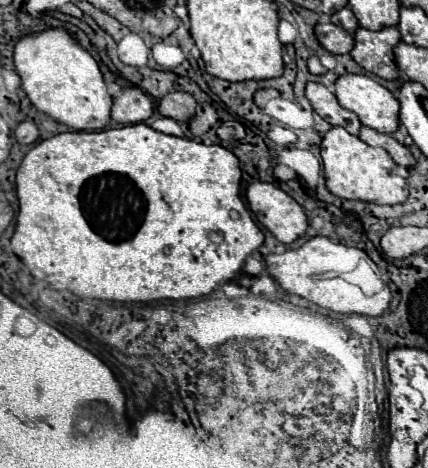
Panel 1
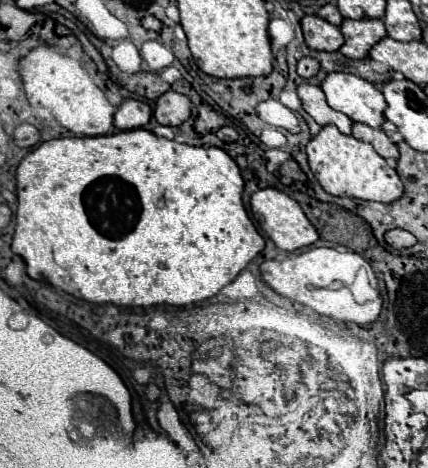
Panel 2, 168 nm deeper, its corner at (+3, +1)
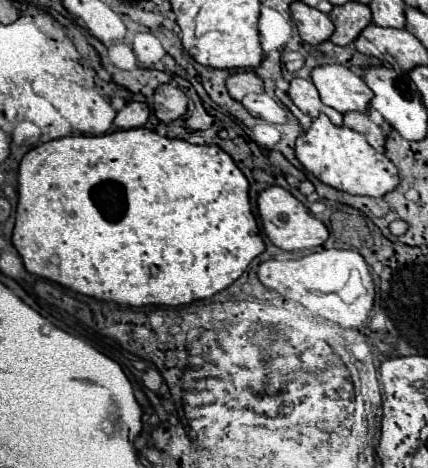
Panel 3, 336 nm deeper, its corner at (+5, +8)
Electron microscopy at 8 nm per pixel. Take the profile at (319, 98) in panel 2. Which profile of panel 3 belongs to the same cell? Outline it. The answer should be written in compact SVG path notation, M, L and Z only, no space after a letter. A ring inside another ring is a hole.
M293 78L289 82L289 90L287 90L289 98L293 100L293 104L307 116L311 118L317 118L319 114L325 114L329 116L329 120L335 124L335 126L341 126L343 124L343 114L339 114L337 110L325 106L319 98L319 92L317 88L313 86L311 80L303 80L303 78Z

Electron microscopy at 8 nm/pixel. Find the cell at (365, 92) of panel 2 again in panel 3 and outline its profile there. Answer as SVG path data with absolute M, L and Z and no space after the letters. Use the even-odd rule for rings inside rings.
M327 64L315 68L311 72L311 82L321 96L321 102L341 114L351 110L365 112L373 98L373 92L363 82L363 78L359 78L341 64Z

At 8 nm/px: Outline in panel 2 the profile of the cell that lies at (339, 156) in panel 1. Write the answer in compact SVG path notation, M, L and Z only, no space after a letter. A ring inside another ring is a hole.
M325 125L321 133L309 141L307 159L317 181L331 195L381 203L393 203L403 195L403 183L397 171L385 163L373 145L355 139L353 135L343 135L335 125Z

